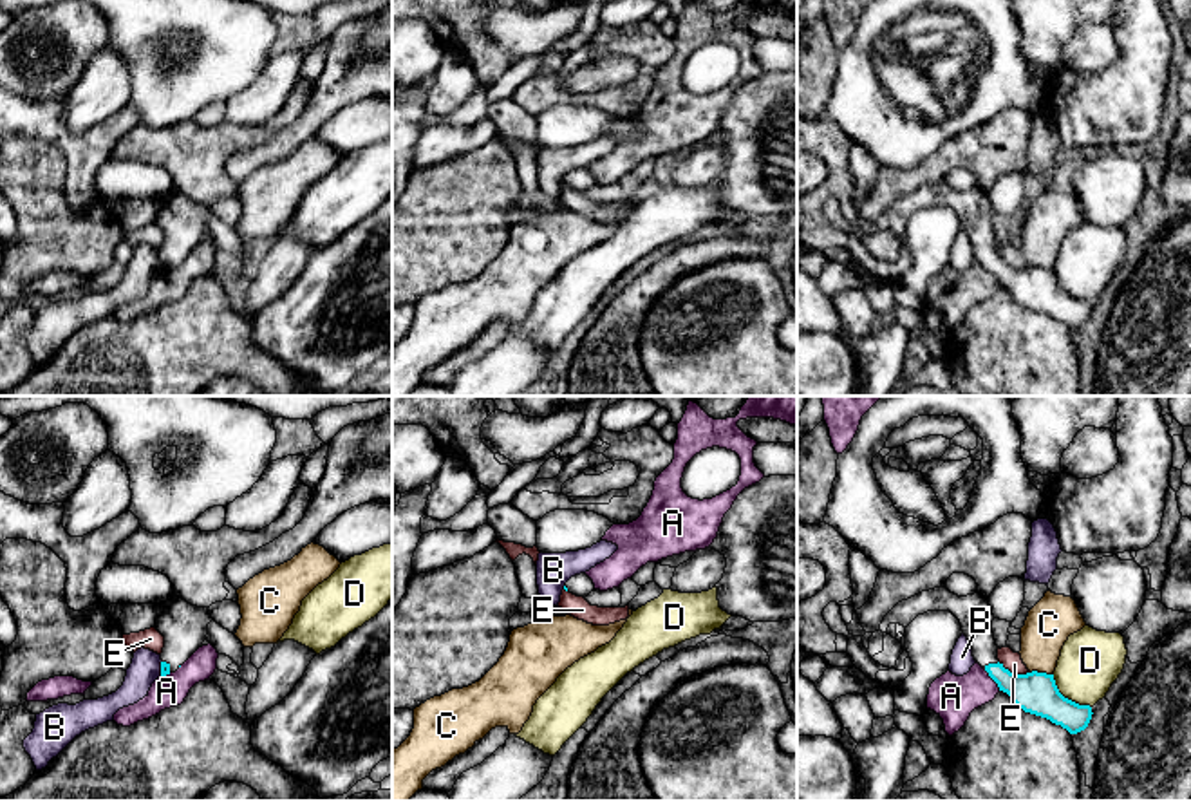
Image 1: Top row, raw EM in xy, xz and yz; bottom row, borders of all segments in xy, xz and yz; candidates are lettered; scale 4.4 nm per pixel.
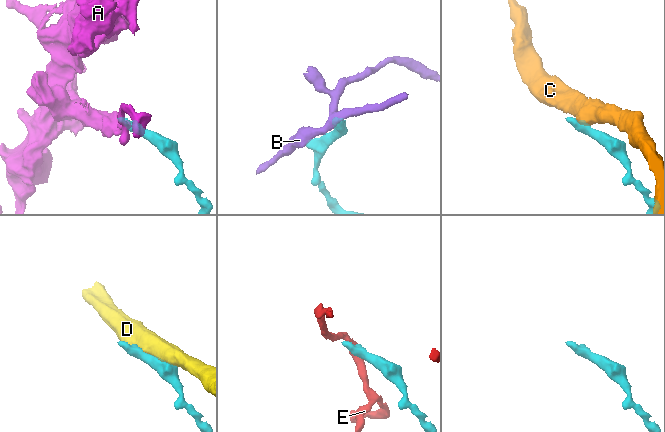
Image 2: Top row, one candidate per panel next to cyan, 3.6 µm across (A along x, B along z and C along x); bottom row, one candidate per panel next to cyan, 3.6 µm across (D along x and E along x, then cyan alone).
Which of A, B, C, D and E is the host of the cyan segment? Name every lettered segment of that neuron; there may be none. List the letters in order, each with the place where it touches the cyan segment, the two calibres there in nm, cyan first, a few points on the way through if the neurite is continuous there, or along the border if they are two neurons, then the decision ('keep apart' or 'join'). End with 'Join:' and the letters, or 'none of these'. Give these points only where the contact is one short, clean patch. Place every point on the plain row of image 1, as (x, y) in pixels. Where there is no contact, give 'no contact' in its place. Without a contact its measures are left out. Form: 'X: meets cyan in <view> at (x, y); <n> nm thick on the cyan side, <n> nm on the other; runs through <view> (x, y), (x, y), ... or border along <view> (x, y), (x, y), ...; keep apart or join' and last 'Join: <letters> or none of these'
A: meets cyan in yz at (993, 273); 190 nm thick on the cyan side, 200 nm on the other; keep apart
B: meets cyan in xy at (161, 263); 50 nm thick on the cyan side, 140 nm on the other; border along xy (161, 255), (159, 270); keep apart
C: meets cyan in yz at (1041, 268); 190 nm thick on the cyan side, 200 nm on the other; border along yz (1031, 266), (1052, 270); keep apart
D: meets cyan in yz at (1067, 293); 190 nm thick on the cyan side, 280 nm on the other; keep apart
E: meets cyan in yz at (1012, 268); 190 nm thick on the cyan side, 90 nm on the other; border along yz (998, 257), (1014, 268), (1029, 268); keep apart
Join: none of these

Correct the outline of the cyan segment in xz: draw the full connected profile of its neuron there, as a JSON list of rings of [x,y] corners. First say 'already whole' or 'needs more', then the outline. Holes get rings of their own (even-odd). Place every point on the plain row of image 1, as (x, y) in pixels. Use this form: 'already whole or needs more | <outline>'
needs more | [[[580,168],[580,170],[571,172],[566,177],[564,184],[577,192],[586,193],[591,186],[595,186],[595,179],[586,168]]]

